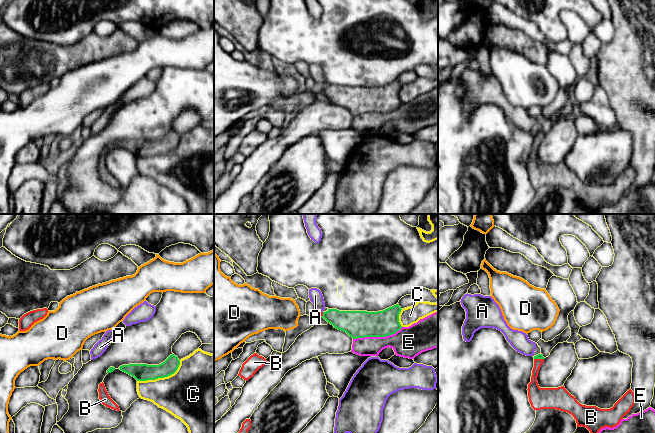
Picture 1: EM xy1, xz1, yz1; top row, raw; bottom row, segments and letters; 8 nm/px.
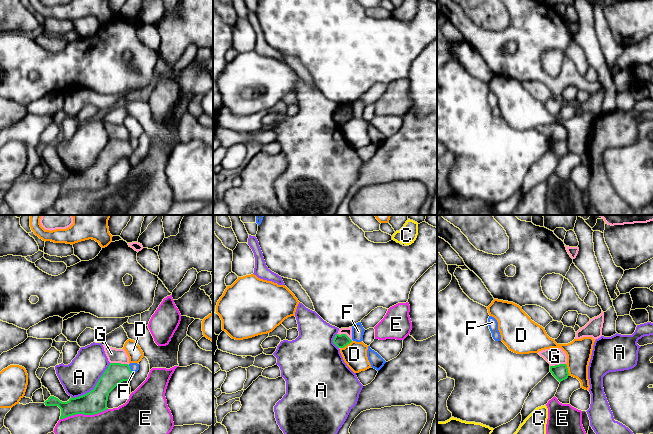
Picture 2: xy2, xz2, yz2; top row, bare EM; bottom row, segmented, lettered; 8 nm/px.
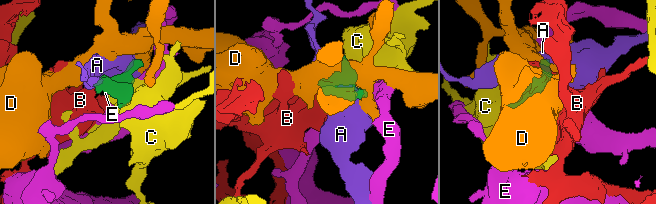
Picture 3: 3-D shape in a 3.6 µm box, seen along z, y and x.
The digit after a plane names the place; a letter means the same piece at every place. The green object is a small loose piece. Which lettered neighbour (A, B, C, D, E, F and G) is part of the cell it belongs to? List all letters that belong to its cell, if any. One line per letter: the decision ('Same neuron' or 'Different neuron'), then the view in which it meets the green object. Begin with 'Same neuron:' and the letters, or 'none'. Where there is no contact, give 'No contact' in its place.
Same neuron: B
A: Different neuron. Touches green in xy2
B: Same neuron. Touches green in yz1
C: Different neuron. Touches green in xy1
D: Different neuron. Touches green in yz2
E: Different neuron. Touches green in xz1
F: Different neuron. Touches green in xy2
G: Different neuron. Touches green in xy2

